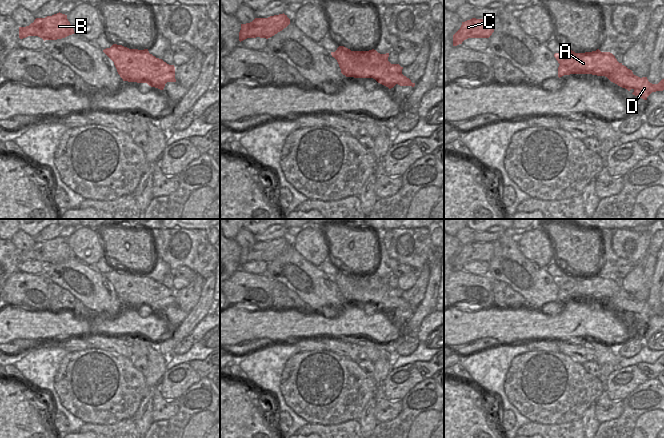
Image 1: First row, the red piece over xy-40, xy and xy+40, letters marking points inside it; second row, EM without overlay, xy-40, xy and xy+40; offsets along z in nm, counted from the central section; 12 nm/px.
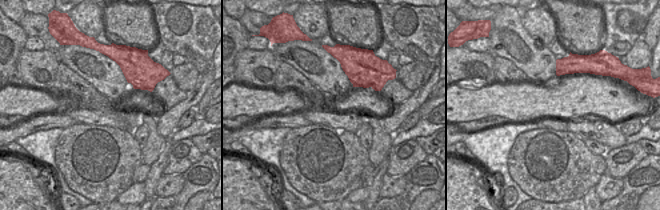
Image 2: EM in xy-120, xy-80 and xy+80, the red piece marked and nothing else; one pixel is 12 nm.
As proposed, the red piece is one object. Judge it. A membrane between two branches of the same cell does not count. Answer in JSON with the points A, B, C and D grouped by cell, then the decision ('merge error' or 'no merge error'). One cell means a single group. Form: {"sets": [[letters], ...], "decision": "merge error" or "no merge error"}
{"sets": [["A"], ["B", "C", "D"]], "decision": "merge error"}

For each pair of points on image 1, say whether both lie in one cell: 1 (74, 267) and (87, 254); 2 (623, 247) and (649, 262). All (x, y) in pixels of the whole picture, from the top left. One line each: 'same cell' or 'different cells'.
1: different cells
2: different cells

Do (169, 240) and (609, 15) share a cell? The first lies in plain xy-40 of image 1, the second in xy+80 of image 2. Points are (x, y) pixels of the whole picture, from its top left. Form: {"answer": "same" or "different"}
{"answer": "different"}

